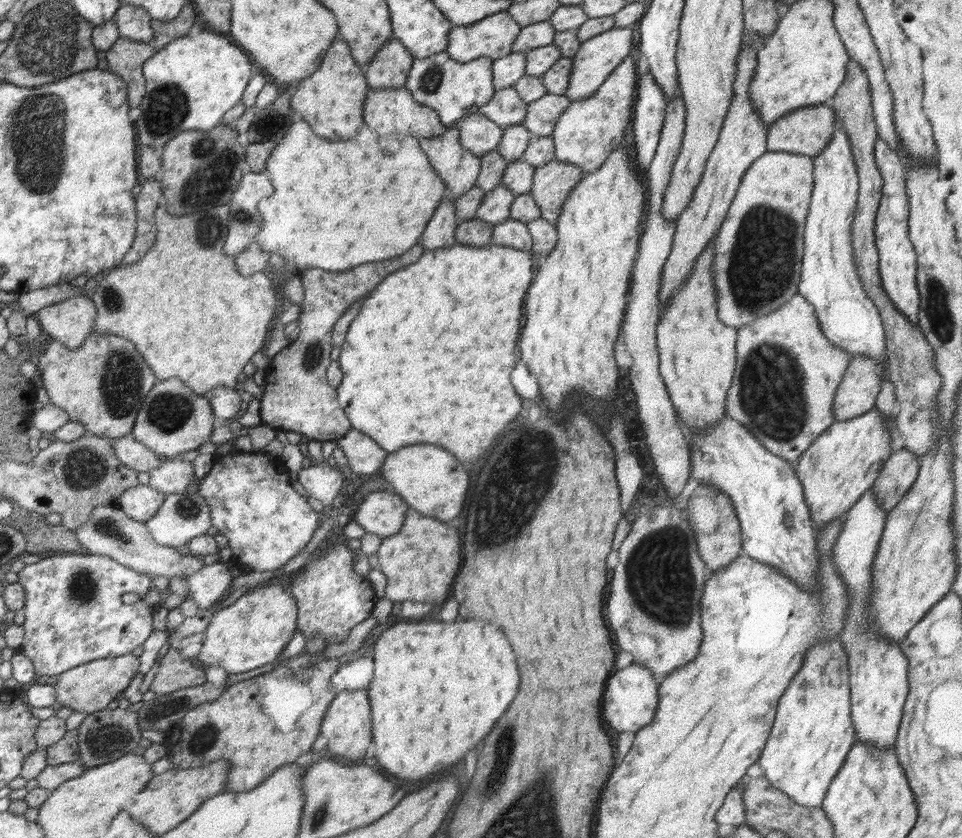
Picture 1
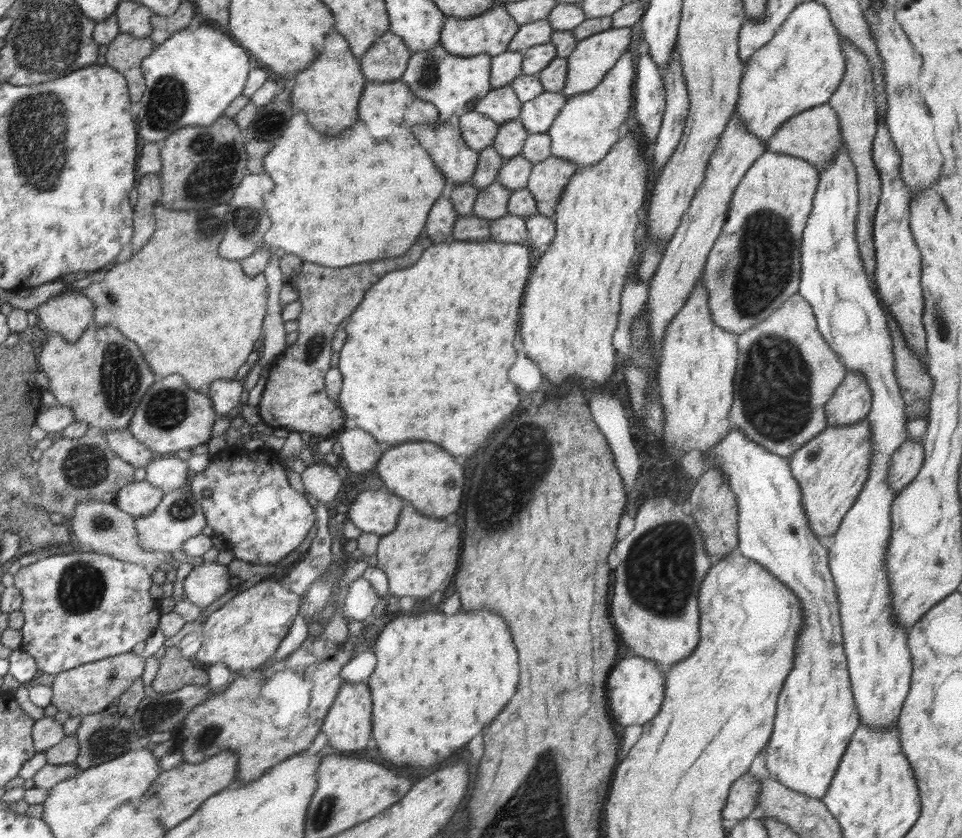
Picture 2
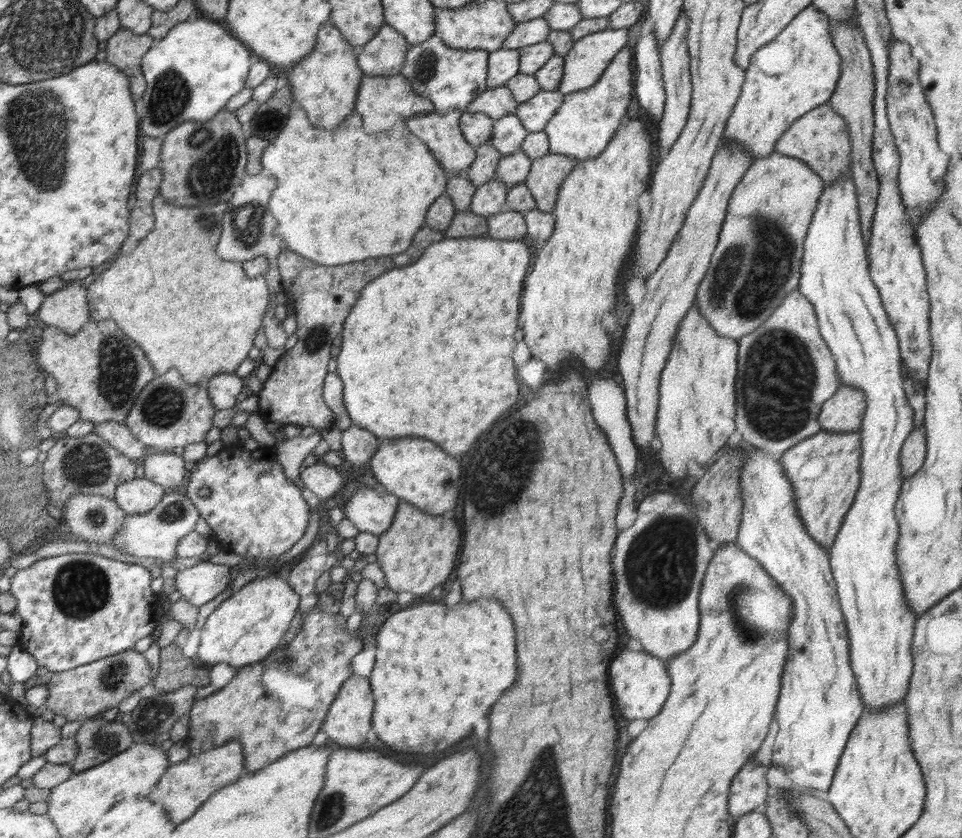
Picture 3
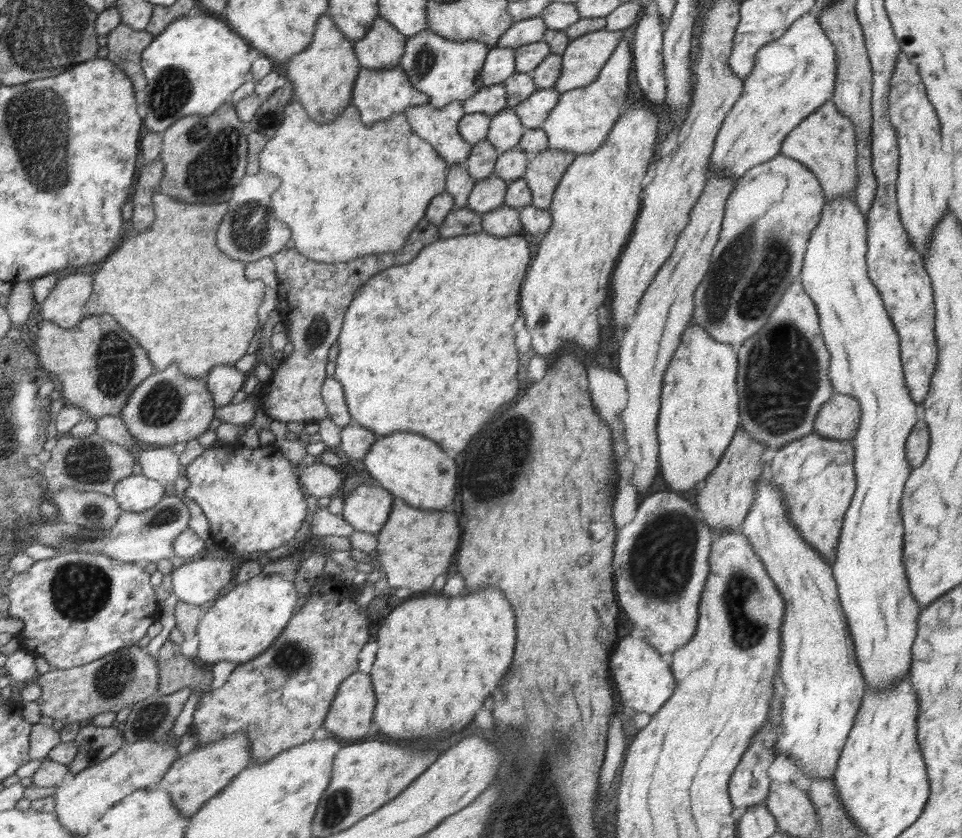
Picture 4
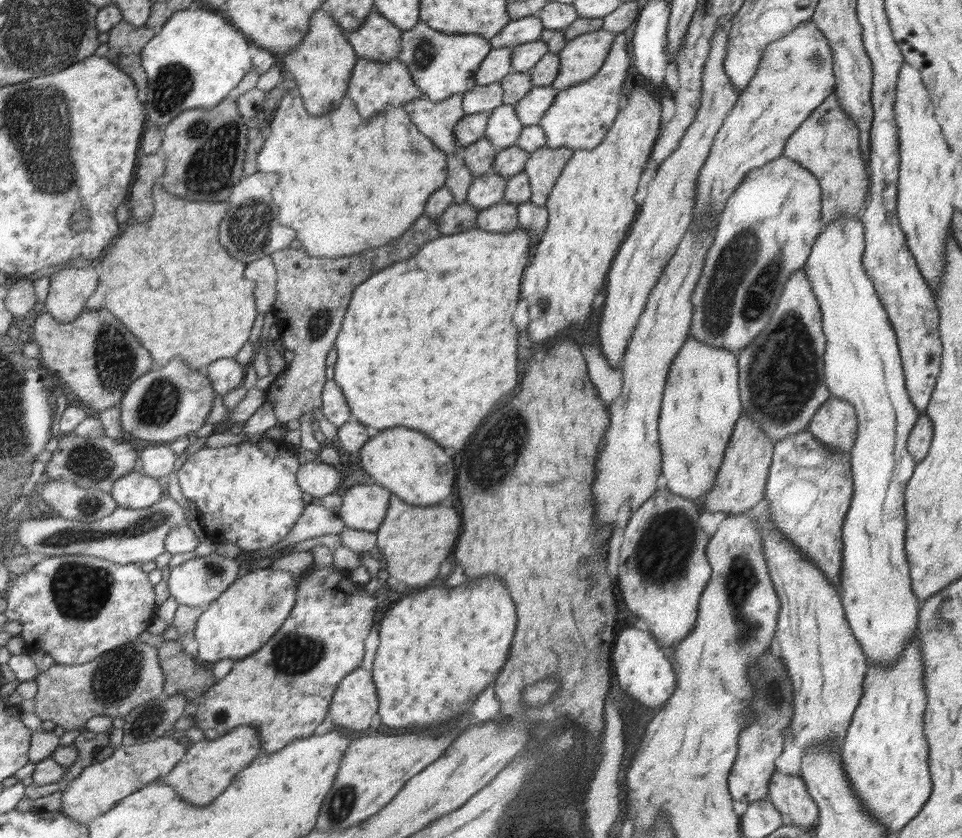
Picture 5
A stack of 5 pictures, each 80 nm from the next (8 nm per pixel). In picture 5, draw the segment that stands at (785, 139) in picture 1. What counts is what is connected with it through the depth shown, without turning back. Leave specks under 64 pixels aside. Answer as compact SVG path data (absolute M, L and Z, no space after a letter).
M834 92L810 113L792 133L783 148L783 155L807 168L821 186L821 221L826 225L841 216L861 215L866 204L869 180L867 164L861 153L859 128L841 107Z

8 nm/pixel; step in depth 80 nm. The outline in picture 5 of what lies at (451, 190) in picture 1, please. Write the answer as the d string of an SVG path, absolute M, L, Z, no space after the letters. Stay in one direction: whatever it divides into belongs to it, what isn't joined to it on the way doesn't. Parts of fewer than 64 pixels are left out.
M425 95L409 100L401 106L413 120L413 123L419 128L419 131L430 137L438 148L443 148L448 154L460 153L464 150L464 146L457 144L456 126L465 114L464 111L464 96L452 95L444 100L431 101Z

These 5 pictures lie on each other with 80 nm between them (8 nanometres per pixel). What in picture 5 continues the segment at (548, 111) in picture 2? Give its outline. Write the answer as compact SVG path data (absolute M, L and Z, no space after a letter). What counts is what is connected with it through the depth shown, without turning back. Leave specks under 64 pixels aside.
M552 86L532 87L513 107L523 126L538 125L554 102L557 91Z

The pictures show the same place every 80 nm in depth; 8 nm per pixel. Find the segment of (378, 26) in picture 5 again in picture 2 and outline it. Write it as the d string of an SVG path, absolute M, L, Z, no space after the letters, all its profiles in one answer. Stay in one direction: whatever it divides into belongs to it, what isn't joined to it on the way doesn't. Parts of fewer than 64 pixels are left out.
M389 30L360 58L366 80L379 83L398 81L412 54L402 37Z

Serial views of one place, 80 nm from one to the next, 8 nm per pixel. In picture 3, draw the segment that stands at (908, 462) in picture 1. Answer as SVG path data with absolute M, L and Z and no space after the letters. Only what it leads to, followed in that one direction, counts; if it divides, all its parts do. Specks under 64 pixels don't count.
M923 426L916 427L902 446L899 461L903 480L910 478L923 465L927 453L926 433Z

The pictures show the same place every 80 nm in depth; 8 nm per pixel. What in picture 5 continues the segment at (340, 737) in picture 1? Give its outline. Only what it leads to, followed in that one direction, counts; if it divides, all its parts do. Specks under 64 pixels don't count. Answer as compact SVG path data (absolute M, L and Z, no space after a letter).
M358 667L358 672L351 672L341 681L342 688L338 688L338 696L334 696L334 708L330 708L332 727L354 733L370 728L370 720L379 710L373 673Z

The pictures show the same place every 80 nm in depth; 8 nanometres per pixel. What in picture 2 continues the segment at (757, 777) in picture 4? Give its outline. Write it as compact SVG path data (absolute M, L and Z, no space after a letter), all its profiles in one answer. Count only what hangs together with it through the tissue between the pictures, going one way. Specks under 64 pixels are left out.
M748 772L736 779L721 810L723 820L744 820L755 809L760 788L759 780Z

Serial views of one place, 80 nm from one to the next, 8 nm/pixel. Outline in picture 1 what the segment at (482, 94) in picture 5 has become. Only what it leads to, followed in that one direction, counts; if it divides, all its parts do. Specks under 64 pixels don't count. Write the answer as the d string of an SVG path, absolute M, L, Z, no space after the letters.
M513 86L497 91L493 98L480 108L482 115L504 129L521 125L525 120L526 111L528 102L521 99Z

